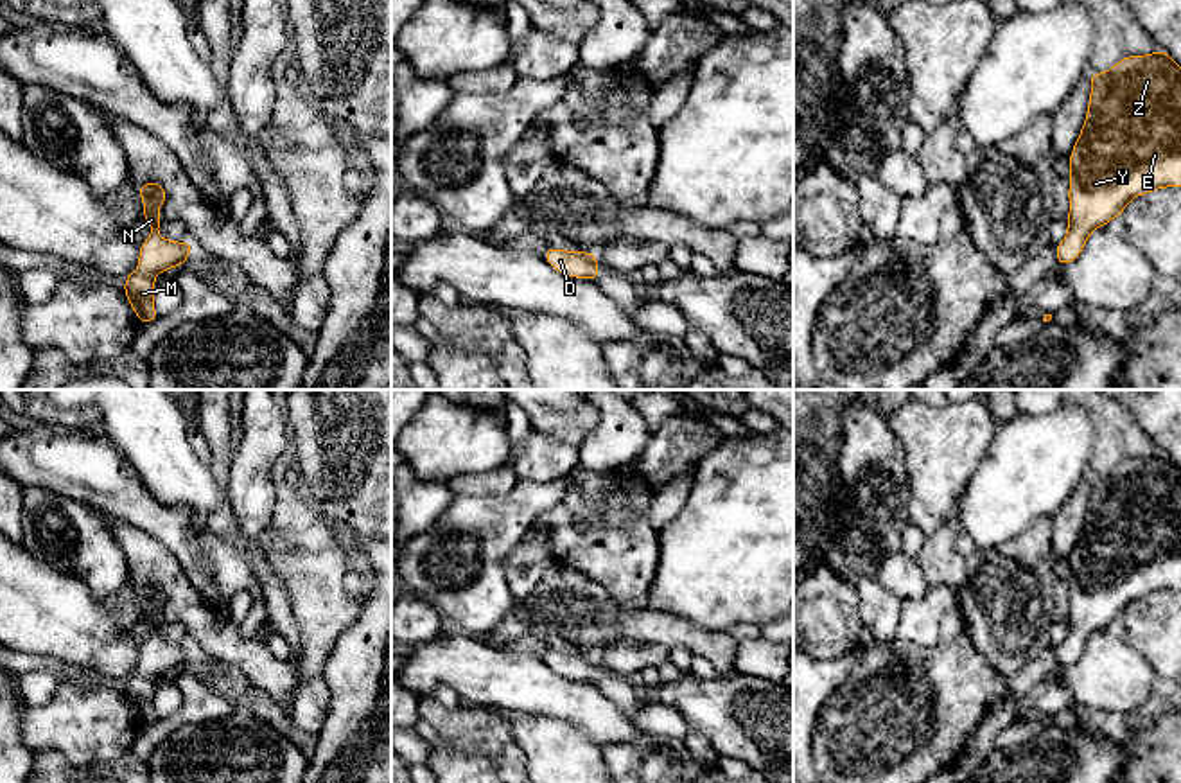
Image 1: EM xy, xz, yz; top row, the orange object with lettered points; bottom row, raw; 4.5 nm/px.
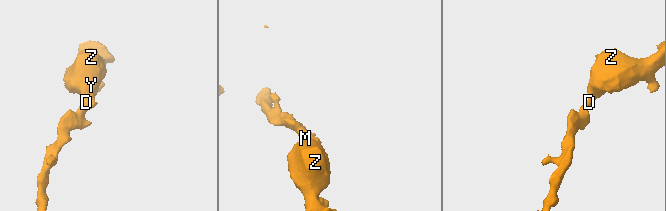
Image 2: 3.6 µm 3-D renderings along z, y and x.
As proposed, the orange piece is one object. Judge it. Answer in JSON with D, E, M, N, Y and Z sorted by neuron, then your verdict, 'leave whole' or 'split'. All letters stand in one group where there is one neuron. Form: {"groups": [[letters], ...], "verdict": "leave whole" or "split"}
{"groups": [["D", "E", "M", "N", "Y", "Z"]], "verdict": "leave whole"}

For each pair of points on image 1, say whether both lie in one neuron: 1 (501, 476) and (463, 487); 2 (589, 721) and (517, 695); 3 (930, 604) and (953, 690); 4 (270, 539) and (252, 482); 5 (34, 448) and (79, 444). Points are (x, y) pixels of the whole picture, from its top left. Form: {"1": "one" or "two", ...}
{"1": "one", "2": "one", "3": "two", "4": "two", "5": "one"}

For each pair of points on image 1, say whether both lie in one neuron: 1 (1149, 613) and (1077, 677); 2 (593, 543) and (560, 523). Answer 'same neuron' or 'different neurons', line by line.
1: different neurons
2: same neuron

